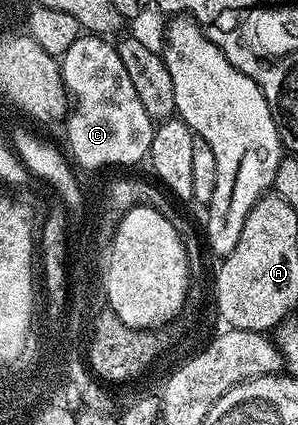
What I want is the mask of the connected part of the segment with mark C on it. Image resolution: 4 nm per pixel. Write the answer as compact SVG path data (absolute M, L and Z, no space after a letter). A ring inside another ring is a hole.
M81 35L65 51L61 58L63 82L68 94L73 98L73 111L65 118L67 125L66 152L70 160L80 169L103 169L106 165L135 165L146 158L151 151L156 122L145 115L145 107L141 107L141 99L137 99L137 87L129 83L129 71L125 71L125 63L121 63L121 55L117 55L114 44L110 40L94 35Z

